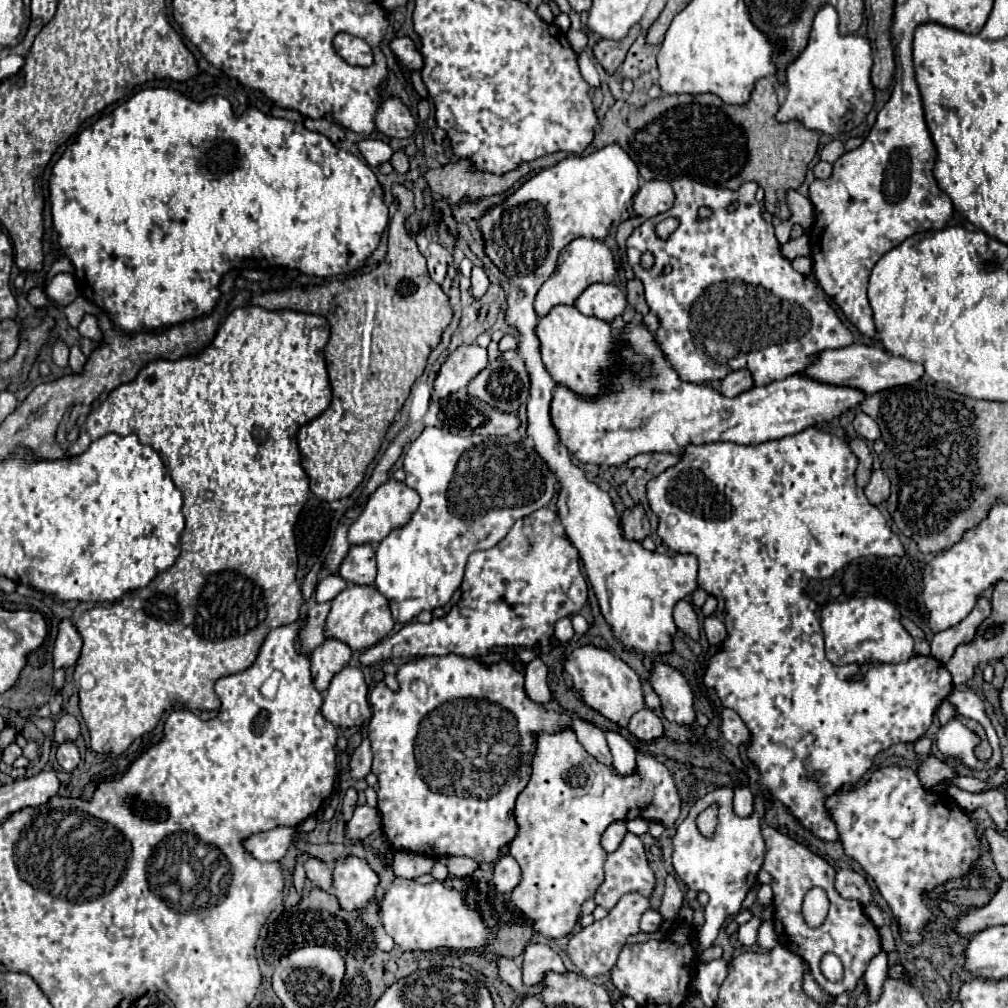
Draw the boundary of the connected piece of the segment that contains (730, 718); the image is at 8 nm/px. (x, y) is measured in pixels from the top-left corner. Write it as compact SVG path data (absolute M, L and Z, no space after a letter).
M724 709L722 711L722 735L732 743L732 745L742 745L750 741L750 731L746 727L746 723L740 719L740 715L732 709Z

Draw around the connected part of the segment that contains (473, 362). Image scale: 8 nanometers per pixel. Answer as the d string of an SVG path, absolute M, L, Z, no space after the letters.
M476 343L460 345L442 363L432 389L432 399L440 399L458 389L466 389L468 383L488 365L488 351Z

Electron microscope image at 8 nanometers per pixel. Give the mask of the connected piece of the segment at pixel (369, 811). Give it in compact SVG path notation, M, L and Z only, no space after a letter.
M358 805L354 809L354 815L352 819L346 823L346 835L350 839L364 839L366 835L374 833L376 829L382 827L382 819L380 819L380 813L376 807L370 807L370 805Z

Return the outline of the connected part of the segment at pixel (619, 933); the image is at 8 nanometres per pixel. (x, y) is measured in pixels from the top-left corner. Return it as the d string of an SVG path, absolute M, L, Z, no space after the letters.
M626 893L602 921L594 921L588 927L582 927L578 933L574 933L568 941L568 957L572 963L578 967L578 971L584 977L596 977L596 975L606 975L614 967L620 949L624 947L626 939L632 933L638 933L638 923L644 911L650 909L650 899L640 895L640 893Z

